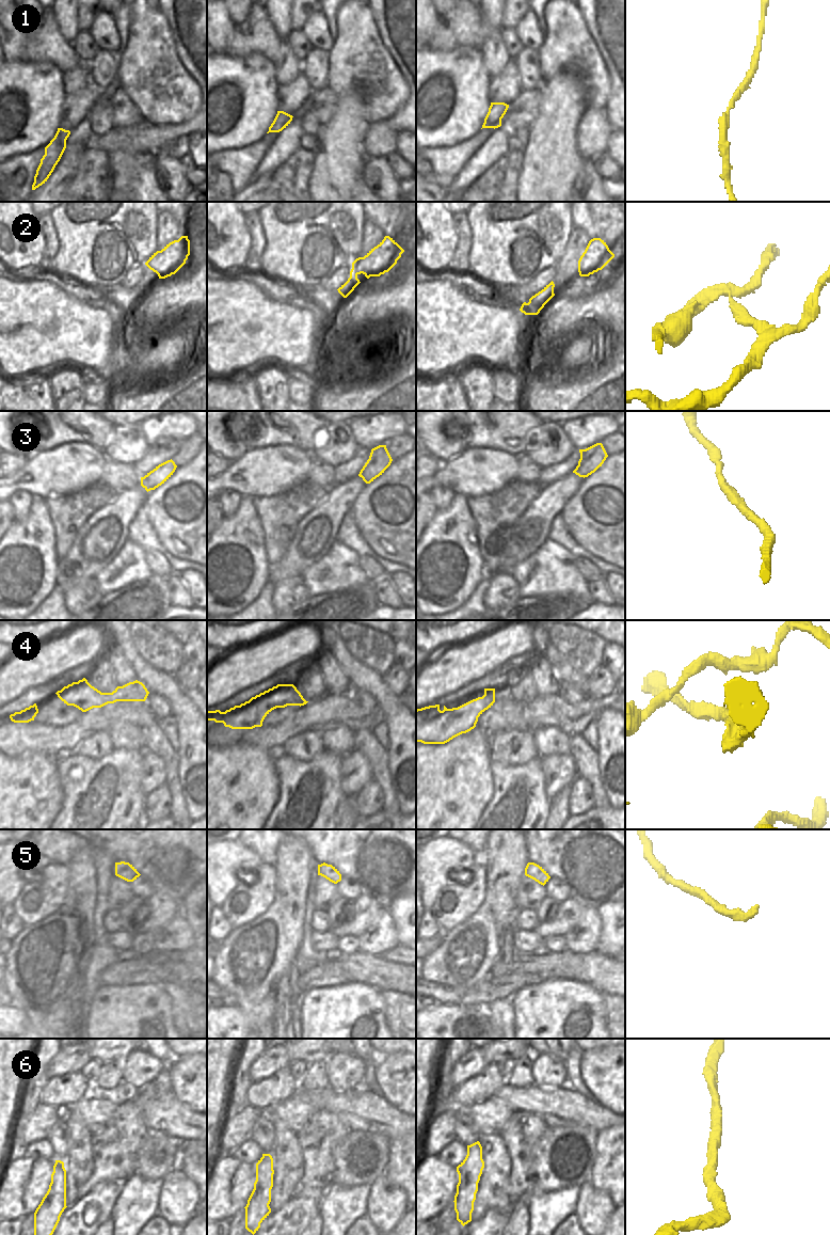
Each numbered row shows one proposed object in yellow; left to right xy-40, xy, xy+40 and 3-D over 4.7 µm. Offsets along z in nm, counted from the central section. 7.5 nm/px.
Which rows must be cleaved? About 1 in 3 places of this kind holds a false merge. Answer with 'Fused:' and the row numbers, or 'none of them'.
Fused: 2

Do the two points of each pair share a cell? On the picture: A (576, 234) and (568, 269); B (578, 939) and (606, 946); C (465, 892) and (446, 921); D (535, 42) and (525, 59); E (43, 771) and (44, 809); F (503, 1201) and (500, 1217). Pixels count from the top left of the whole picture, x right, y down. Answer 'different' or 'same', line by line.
A: same
B: different
C: same
D: different
E: same
F: different

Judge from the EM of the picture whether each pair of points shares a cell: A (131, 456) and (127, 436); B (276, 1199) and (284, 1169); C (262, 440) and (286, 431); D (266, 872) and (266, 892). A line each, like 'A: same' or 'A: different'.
A: same
B: same
C: same
D: same

